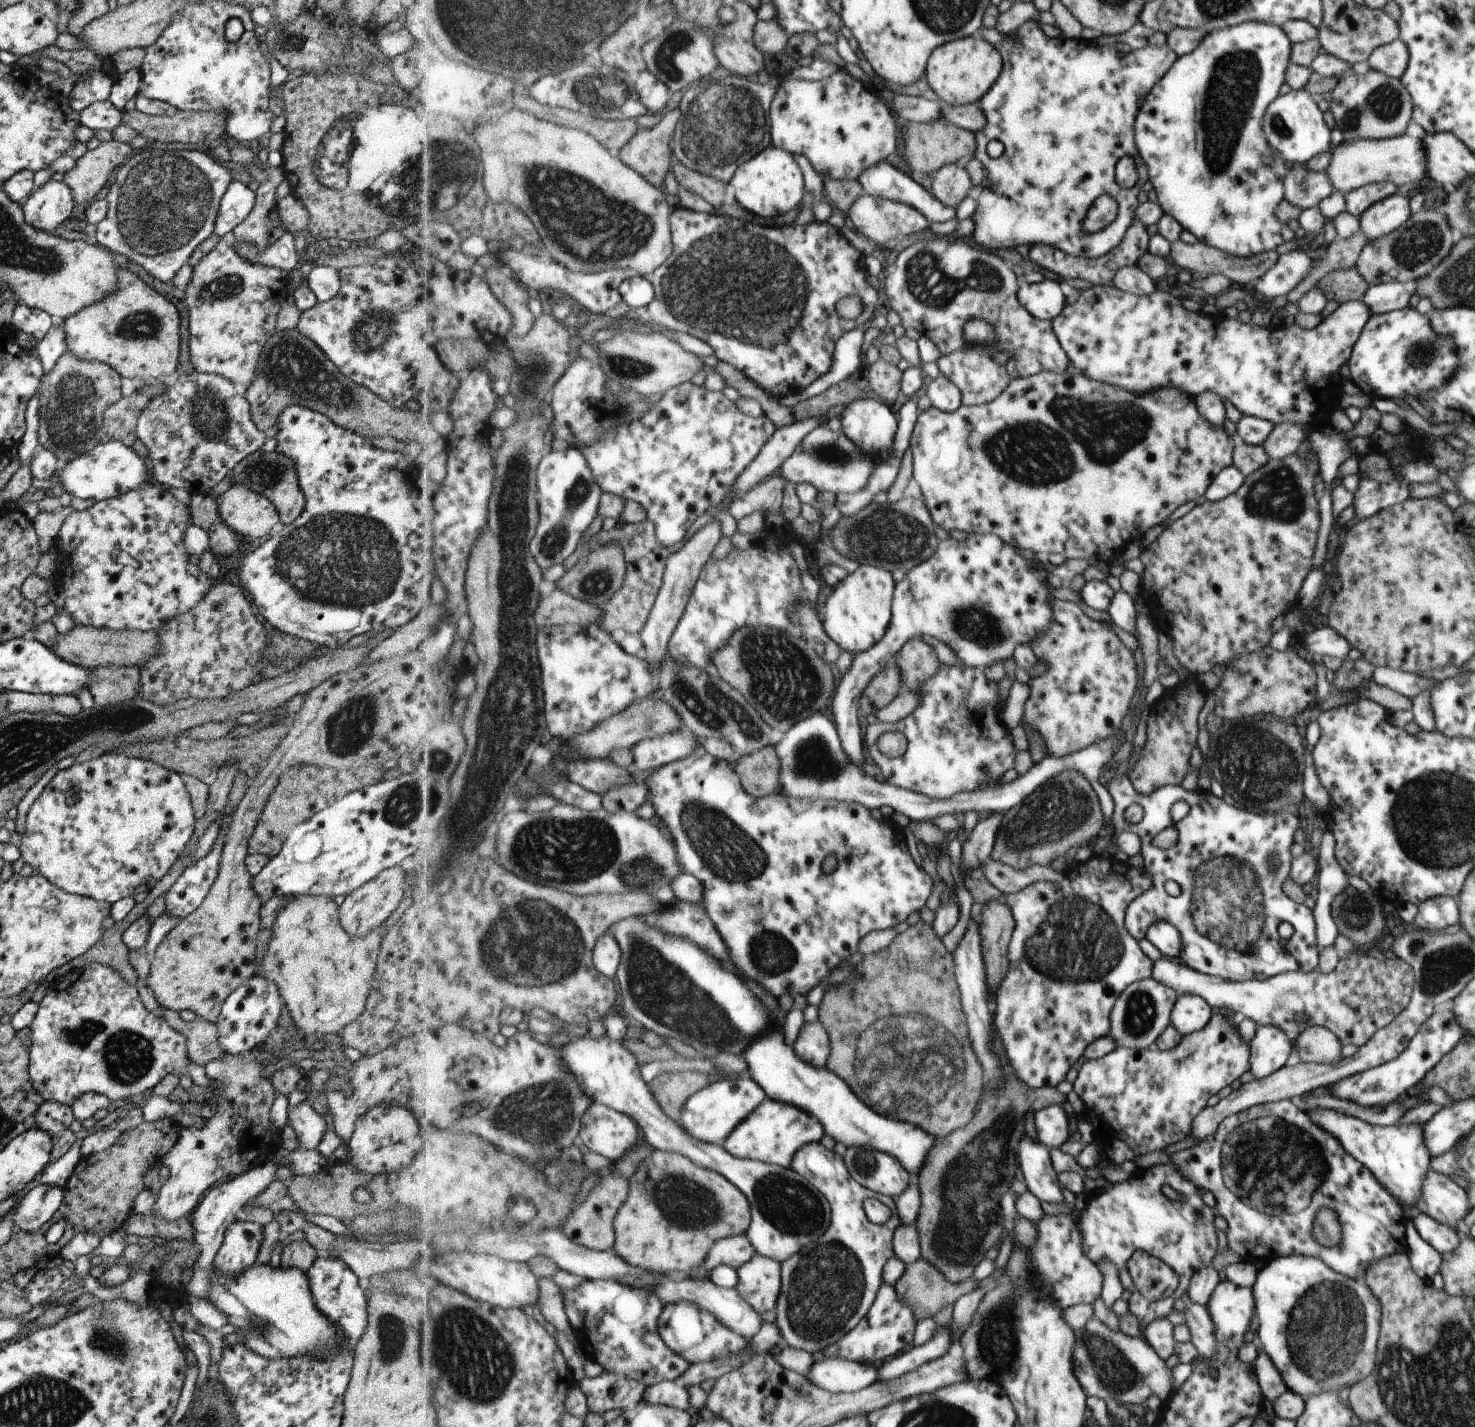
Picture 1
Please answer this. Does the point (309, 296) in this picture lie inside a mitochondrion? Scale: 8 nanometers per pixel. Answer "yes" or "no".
no

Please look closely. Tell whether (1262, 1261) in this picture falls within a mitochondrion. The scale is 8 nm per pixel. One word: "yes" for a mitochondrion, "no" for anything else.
no

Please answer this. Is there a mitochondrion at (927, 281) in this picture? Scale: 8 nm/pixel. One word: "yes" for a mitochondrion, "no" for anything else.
yes

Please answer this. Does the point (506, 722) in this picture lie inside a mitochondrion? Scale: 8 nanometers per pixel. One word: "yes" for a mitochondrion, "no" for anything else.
yes

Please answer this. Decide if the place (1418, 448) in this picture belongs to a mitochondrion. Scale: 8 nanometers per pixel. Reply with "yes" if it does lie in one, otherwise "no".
no

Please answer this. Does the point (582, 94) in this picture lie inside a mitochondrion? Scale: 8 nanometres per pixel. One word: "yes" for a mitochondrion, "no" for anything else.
yes

